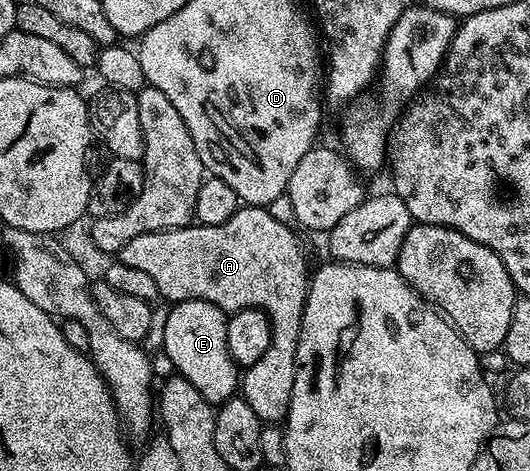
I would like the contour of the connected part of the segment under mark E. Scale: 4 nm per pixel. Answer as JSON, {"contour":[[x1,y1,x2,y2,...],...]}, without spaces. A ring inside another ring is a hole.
{"contour":[[181,300,173,303,171,308,172,316,176,319,176,350,174,349,172,357,175,371,184,376,186,382,190,382,190,386,194,386,194,390,198,390,198,394,202,394,202,398,206,398,213,406,219,406,224,401,232,399,237,395,242,372,234,362,234,358,230,358,230,350,226,346,228,329,226,313,205,300]]}

